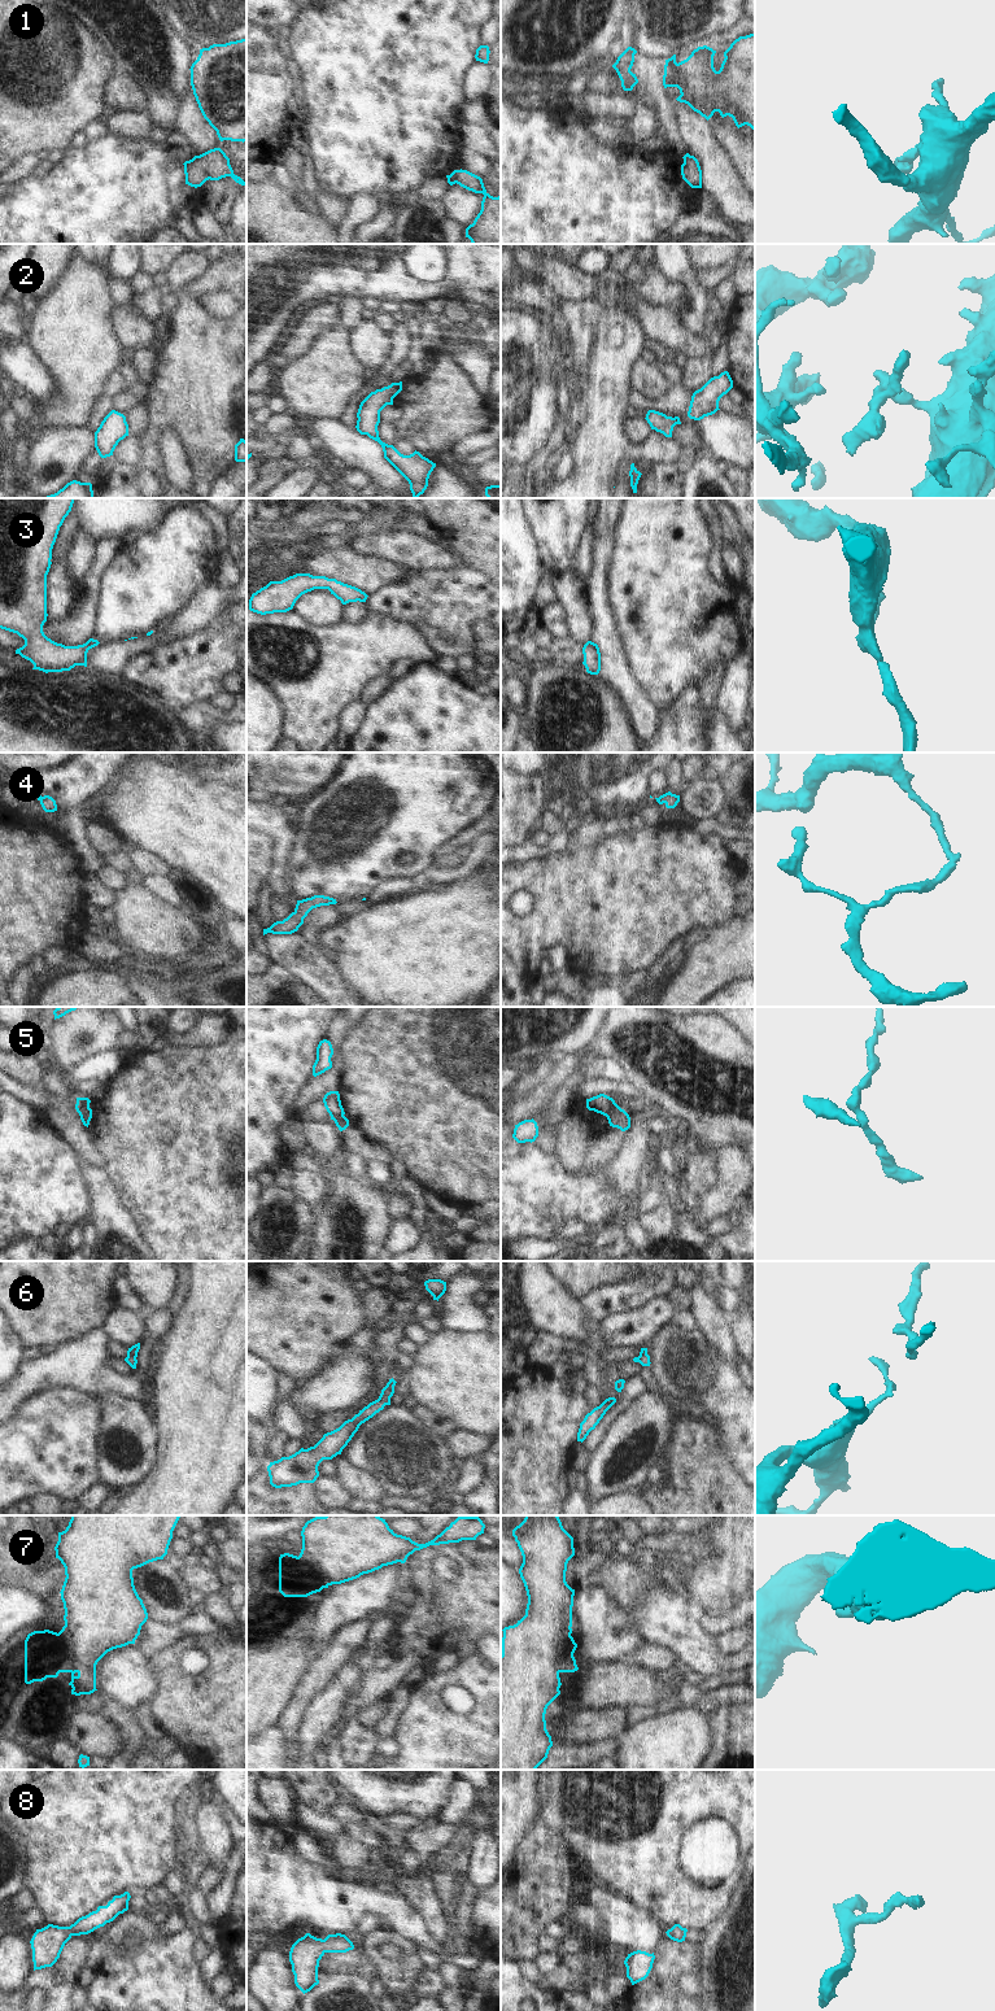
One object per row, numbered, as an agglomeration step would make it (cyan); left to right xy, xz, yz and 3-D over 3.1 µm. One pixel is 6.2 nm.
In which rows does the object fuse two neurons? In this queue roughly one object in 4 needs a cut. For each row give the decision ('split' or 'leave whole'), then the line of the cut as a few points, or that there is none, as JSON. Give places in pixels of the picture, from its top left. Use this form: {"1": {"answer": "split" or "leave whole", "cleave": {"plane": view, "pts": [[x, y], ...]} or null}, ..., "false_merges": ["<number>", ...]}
{"1": {"answer": "leave whole", "cleave": null}, "2": {"answer": "leave whole", "cleave": null}, "3": {"answer": "leave whole", "cleave": null}, "4": {"answer": "leave whole", "cleave": null}, "5": {"answer": "split", "cleave": {"plane": "yz", "pts": [[616, 1104], [606, 1116]]}}, "6": {"answer": "leave whole", "cleave": null}, "7": {"answer": "leave whole", "cleave": null}, "8": {"answer": "leave whole", "cleave": null}, "false_merges": ["5"]}

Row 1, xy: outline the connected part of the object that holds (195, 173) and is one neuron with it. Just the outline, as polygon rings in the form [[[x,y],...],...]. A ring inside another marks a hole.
[[[221,148],[210,149],[184,163],[186,184],[201,187],[206,180],[219,180],[231,176],[236,183],[246,186],[240,176],[234,174],[230,158]]]

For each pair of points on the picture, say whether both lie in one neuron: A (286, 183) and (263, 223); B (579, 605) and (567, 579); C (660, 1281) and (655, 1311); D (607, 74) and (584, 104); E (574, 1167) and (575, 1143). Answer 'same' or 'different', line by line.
A: different
B: same
C: different
D: different
E: same

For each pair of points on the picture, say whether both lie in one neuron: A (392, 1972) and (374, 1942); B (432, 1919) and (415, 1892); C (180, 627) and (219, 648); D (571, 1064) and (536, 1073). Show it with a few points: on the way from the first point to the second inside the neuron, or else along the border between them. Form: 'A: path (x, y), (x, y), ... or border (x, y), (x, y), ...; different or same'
A: path (384, 1967), (374, 1957), (374, 1950); same
B: path (432, 1913), (422, 1898); same
C: border (217, 615), (193, 632), (162, 641); different
D: border (563, 1058), (551, 1073), (532, 1091); different

